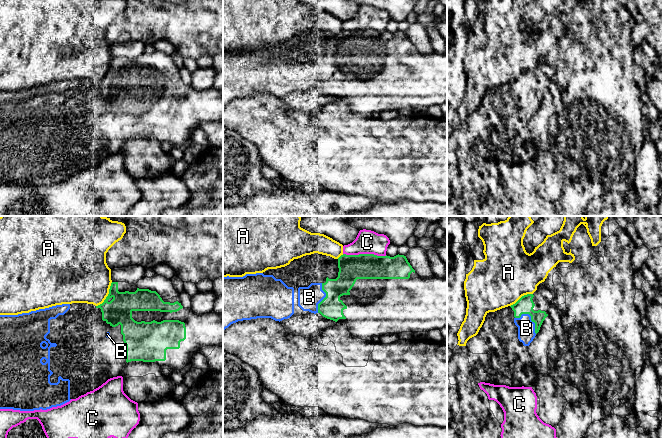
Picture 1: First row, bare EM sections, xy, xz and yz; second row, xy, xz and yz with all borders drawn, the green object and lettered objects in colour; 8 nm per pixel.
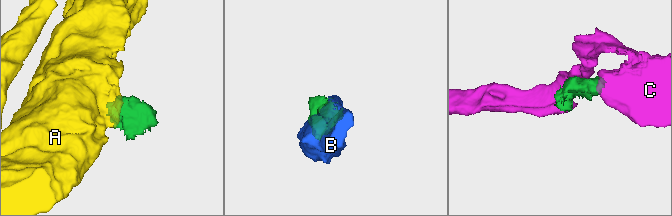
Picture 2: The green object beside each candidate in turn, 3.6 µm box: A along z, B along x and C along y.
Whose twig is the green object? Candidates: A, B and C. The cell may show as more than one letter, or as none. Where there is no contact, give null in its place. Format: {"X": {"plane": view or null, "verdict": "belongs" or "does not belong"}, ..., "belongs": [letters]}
{"A": {"plane": "xy", "verdict": "does not belong"}, "B": {"plane": "yz", "verdict": "belongs"}, "C": {"plane": "xz", "verdict": "does not belong"}, "belongs": ["B"]}

